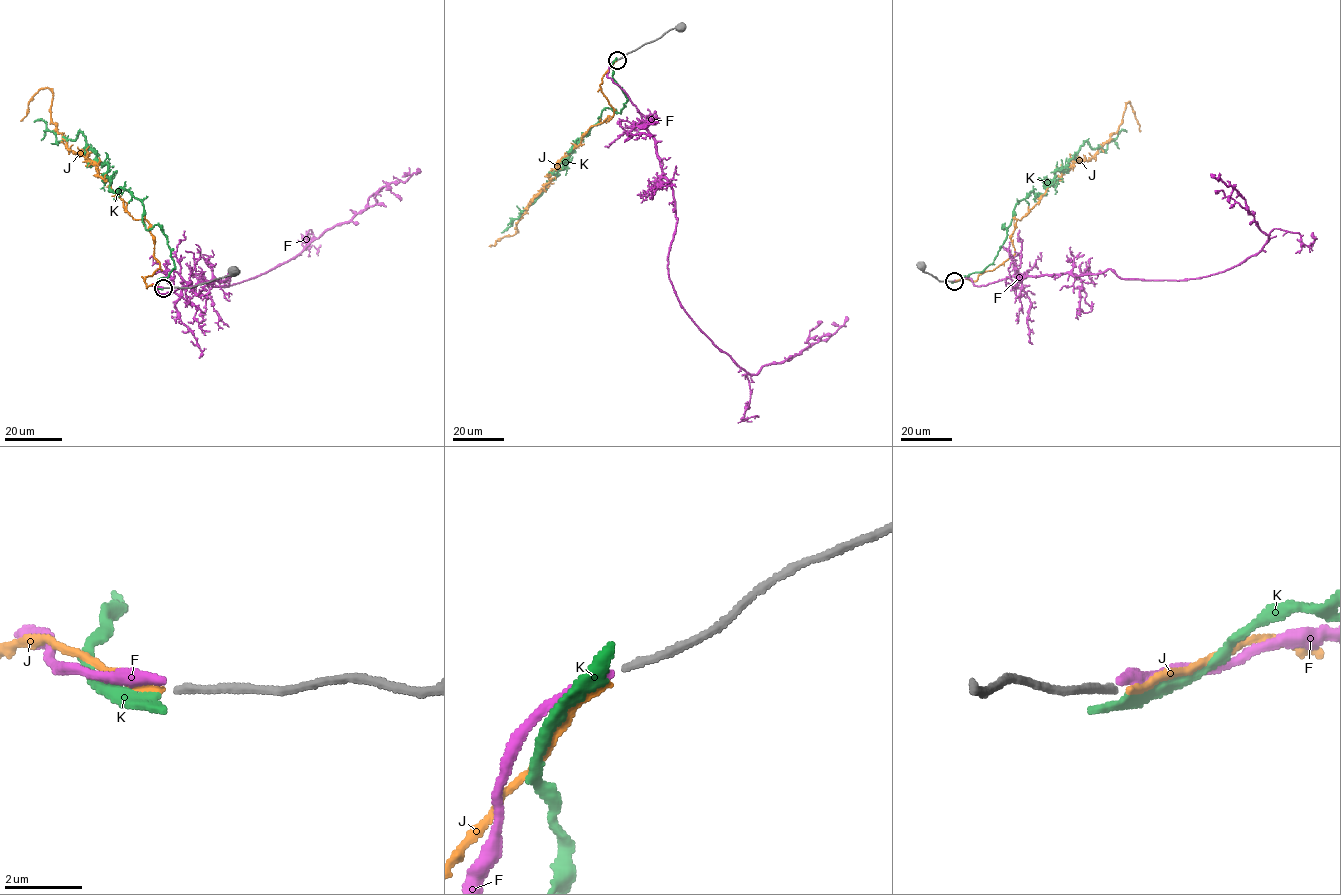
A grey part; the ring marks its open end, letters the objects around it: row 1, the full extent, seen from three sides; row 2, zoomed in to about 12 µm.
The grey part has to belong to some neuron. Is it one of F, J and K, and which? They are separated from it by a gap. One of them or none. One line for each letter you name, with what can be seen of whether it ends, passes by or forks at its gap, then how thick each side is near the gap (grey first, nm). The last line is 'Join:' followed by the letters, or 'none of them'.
Join: none of them

